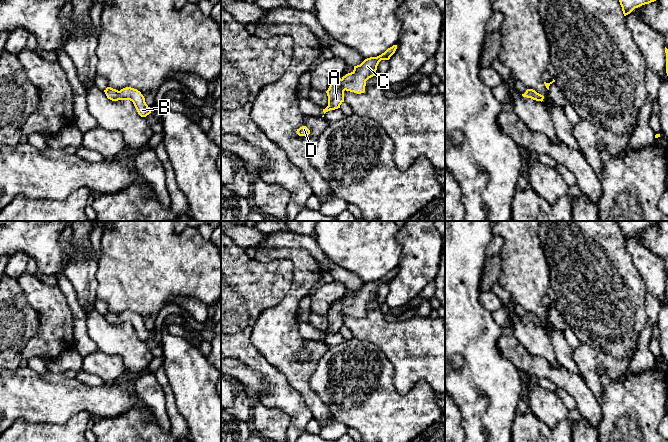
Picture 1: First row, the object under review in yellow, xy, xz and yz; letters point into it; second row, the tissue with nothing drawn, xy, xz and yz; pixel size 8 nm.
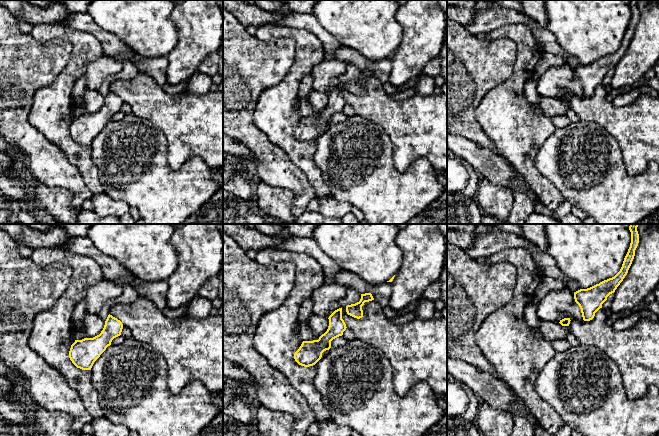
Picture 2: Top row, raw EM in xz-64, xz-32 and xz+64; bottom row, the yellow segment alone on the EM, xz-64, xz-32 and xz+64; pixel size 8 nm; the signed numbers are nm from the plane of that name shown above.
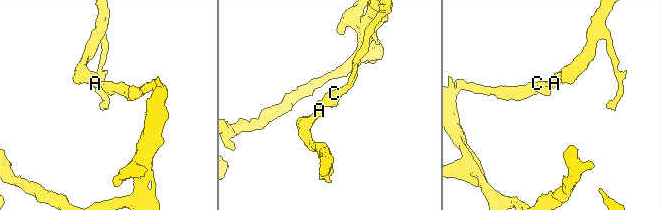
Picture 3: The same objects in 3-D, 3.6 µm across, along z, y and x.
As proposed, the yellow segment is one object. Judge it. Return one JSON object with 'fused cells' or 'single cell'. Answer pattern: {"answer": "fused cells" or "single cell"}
{"answer": "single cell"}

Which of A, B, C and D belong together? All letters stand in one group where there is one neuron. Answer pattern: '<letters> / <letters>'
A B C D

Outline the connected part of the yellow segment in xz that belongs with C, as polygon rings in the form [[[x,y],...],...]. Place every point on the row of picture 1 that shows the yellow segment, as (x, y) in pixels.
[[[393,45],[381,55],[367,58],[360,65],[354,66],[354,70],[351,73],[342,78],[334,79],[326,91],[328,106],[323,109],[324,114],[330,110],[340,108],[340,105],[344,102],[345,90],[357,94],[364,93],[366,81],[375,76],[379,62],[381,60],[389,60],[396,49],[397,45]]]

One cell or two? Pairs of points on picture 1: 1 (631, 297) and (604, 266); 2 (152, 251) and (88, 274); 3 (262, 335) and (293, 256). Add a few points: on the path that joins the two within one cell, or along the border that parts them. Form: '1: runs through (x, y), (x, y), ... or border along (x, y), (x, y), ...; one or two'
1: runs through (623, 289), (608, 274); one
2: border along (99, 262), (96, 274), (96, 295); two
3: runs through (282, 315), (299, 289), (299, 276); one

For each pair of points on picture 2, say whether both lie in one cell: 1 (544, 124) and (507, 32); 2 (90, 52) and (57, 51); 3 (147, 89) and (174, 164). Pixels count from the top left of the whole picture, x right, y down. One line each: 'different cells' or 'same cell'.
1: same cell
2: different cells
3: same cell

